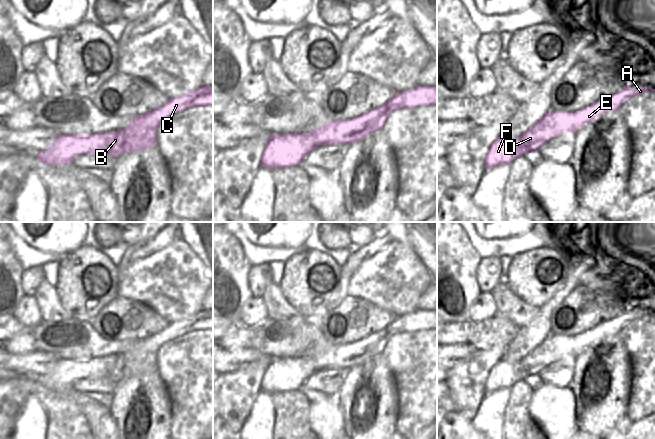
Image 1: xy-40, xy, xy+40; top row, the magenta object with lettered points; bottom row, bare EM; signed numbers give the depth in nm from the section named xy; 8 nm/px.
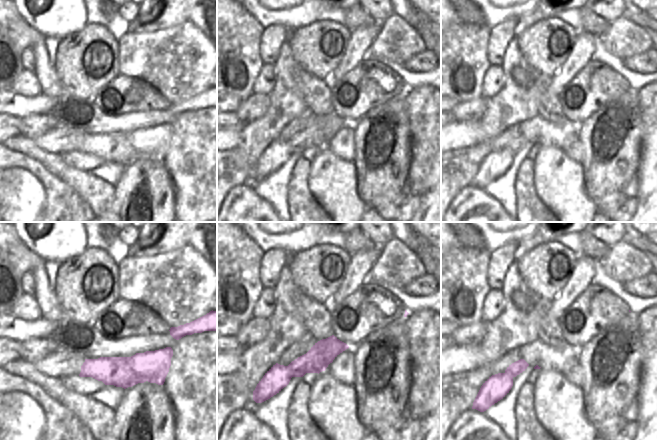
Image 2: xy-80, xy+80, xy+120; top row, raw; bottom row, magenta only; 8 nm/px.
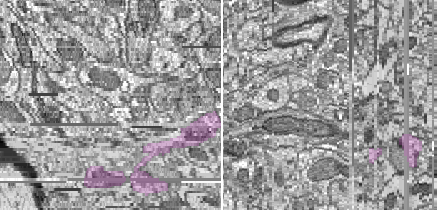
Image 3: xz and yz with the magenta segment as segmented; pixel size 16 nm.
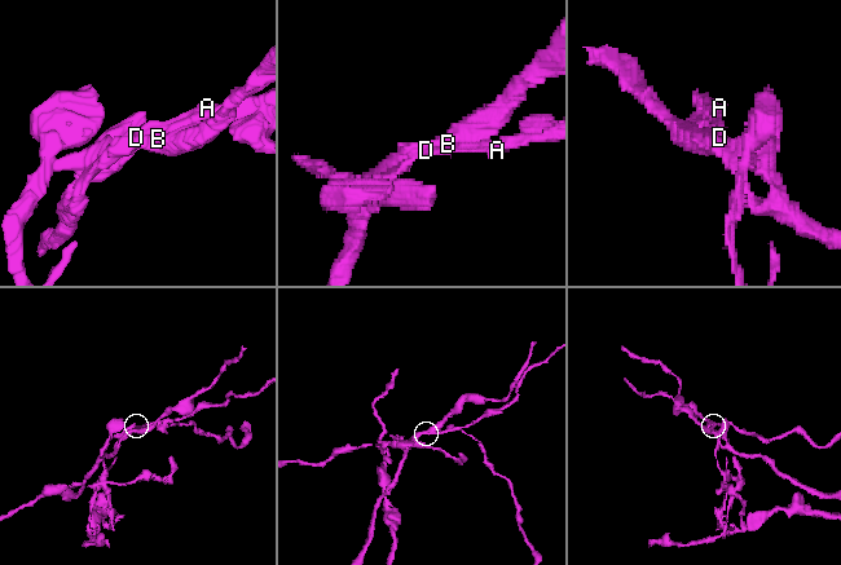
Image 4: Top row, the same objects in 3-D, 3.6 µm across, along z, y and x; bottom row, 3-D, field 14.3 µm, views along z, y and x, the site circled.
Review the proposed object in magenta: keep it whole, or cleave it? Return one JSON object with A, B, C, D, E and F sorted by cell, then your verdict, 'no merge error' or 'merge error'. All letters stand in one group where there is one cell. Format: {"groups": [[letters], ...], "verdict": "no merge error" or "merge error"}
{"groups": [["A", "C", "D", "E"], ["B", "F"]], "verdict": "merge error"}

